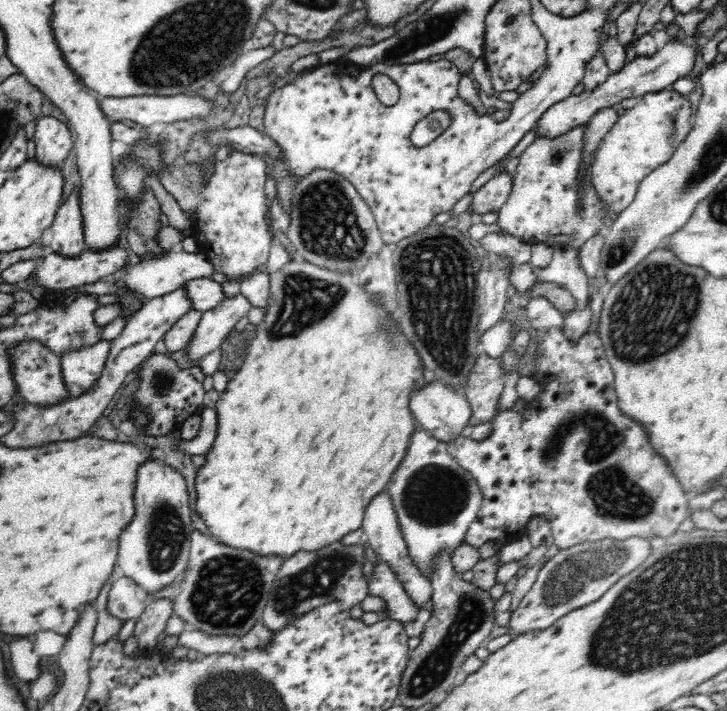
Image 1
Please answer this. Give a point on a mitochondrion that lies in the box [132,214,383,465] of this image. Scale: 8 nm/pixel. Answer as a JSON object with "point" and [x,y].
{"point":[305,299]}

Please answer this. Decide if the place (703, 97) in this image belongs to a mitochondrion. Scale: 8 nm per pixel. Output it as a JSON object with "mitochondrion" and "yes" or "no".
{"mitochondrion":"no"}

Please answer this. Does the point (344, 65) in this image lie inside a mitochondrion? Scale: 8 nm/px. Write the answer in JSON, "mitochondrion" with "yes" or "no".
{"mitochondrion":"no"}

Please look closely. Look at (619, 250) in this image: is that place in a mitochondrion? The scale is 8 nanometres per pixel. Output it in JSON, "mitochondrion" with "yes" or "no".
{"mitochondrion":"yes"}

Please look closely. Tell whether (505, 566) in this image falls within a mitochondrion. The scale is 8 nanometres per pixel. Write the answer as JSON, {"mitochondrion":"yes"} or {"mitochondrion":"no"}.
{"mitochondrion":"no"}

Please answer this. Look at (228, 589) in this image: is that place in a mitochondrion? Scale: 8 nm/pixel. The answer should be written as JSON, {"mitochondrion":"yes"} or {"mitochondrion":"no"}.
{"mitochondrion":"yes"}

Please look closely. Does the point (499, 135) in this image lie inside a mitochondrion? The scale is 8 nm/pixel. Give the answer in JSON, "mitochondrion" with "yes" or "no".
{"mitochondrion":"no"}

